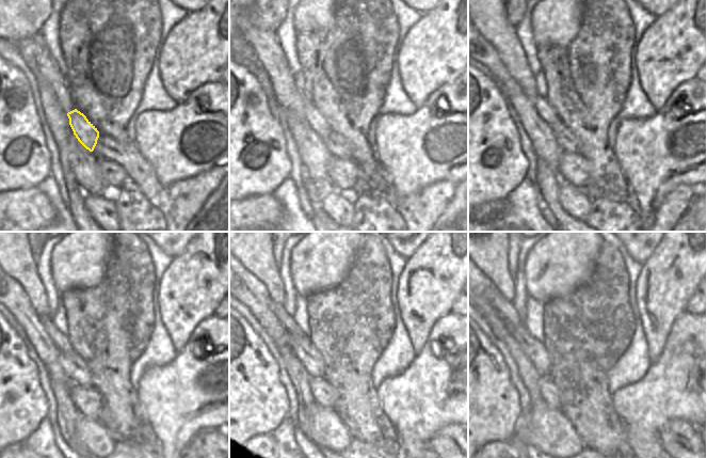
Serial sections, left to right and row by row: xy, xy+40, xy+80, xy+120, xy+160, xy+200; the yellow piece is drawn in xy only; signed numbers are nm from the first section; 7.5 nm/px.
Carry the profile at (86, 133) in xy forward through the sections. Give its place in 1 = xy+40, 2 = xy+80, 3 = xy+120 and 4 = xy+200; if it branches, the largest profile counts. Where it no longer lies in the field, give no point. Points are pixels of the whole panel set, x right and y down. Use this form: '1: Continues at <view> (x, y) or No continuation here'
1: Continues at xy+40 (316, 121)
2: Continues at xy+80 (544, 110)
3: Continues at xy+120 (61, 341)
4: Continues at xy+200 (501, 305).

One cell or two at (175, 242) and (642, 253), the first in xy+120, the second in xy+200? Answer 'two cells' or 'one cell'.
one cell

